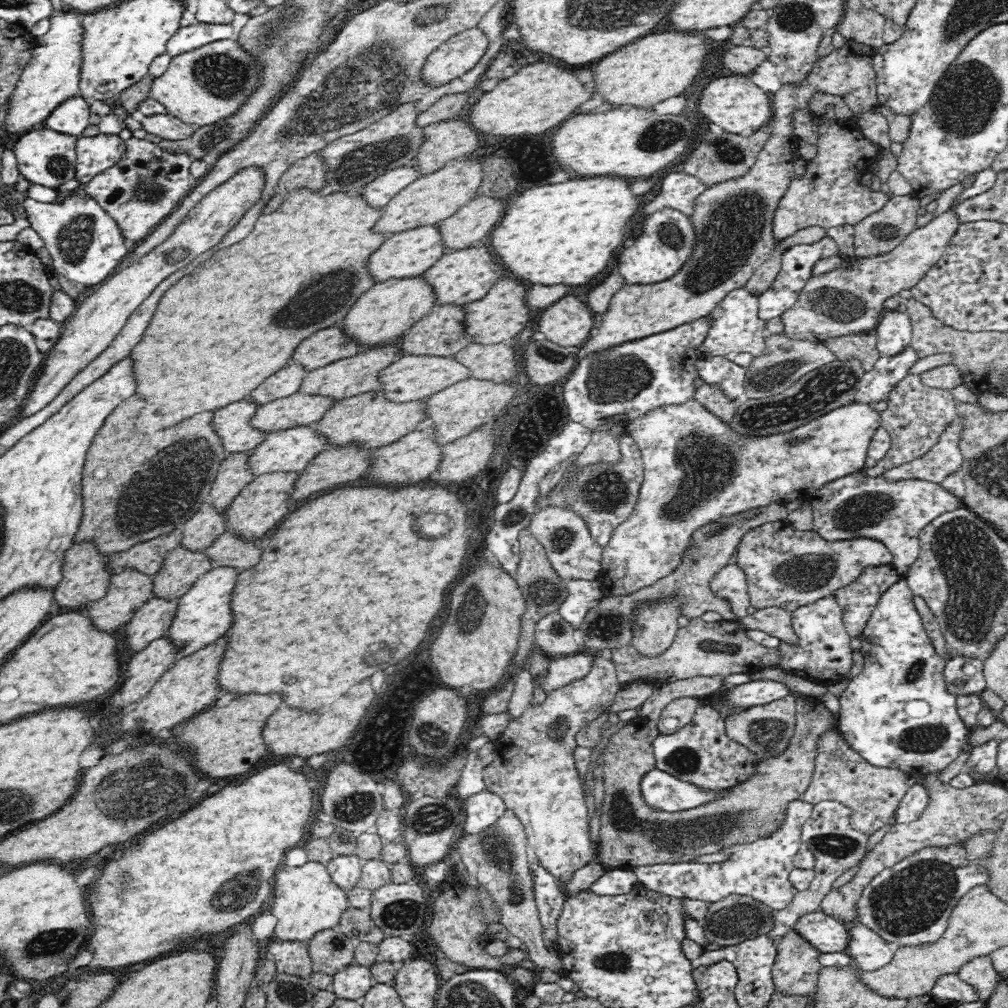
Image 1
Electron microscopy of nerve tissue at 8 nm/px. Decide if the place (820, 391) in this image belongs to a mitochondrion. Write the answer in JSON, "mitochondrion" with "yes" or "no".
{"mitochondrion":"yes"}

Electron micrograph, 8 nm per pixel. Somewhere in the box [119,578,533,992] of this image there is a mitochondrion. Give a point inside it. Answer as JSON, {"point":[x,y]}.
{"point":[498,850]}

